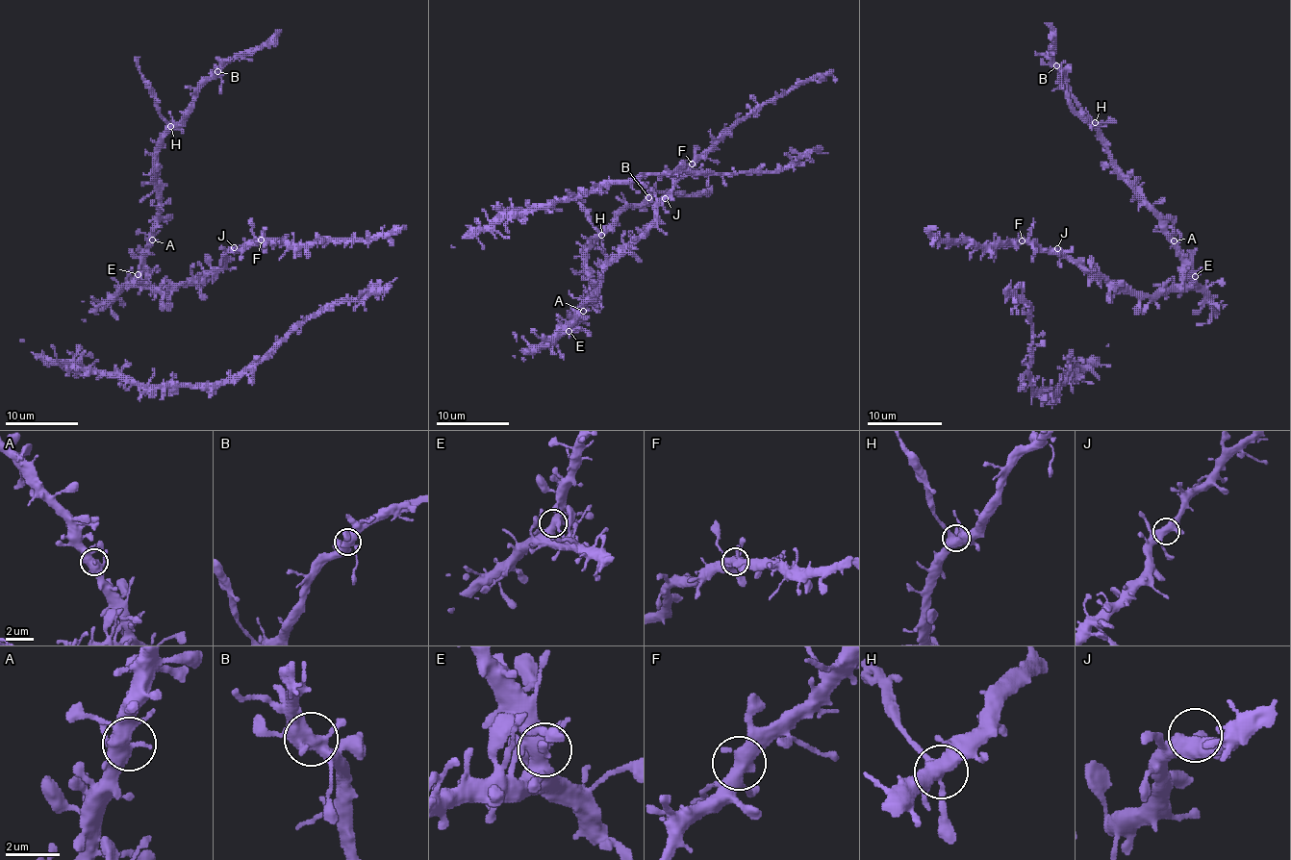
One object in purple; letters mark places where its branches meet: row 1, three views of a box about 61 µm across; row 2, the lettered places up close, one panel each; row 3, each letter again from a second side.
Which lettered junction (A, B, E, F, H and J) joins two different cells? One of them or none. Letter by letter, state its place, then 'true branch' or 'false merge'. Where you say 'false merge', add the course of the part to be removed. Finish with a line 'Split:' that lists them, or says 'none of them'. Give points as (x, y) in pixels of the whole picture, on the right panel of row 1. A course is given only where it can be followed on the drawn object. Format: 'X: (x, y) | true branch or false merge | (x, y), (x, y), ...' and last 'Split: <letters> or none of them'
A: (1174, 240) | true branch
B: (1056, 65) | true branch
E: (1195, 276) | true branch
F: (1022, 240) | true branch
H: (1095, 122) | true branch
J: (1057, 248) | true branch
Split: none of them

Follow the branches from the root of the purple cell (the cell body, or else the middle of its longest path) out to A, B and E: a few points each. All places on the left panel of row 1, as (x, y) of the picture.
A: (234, 253), (229, 253), (217, 267), (182, 282), (170, 292), (158, 292), (147, 282), (143, 264), (152, 240)
B: (234, 253), (170, 292), (158, 292), (147, 282), (143, 258), (158, 211), (160, 142), (217, 71)
E: (234, 253), (229, 253), (217, 267), (182, 282), (170, 292), (158, 292), (138, 274)

